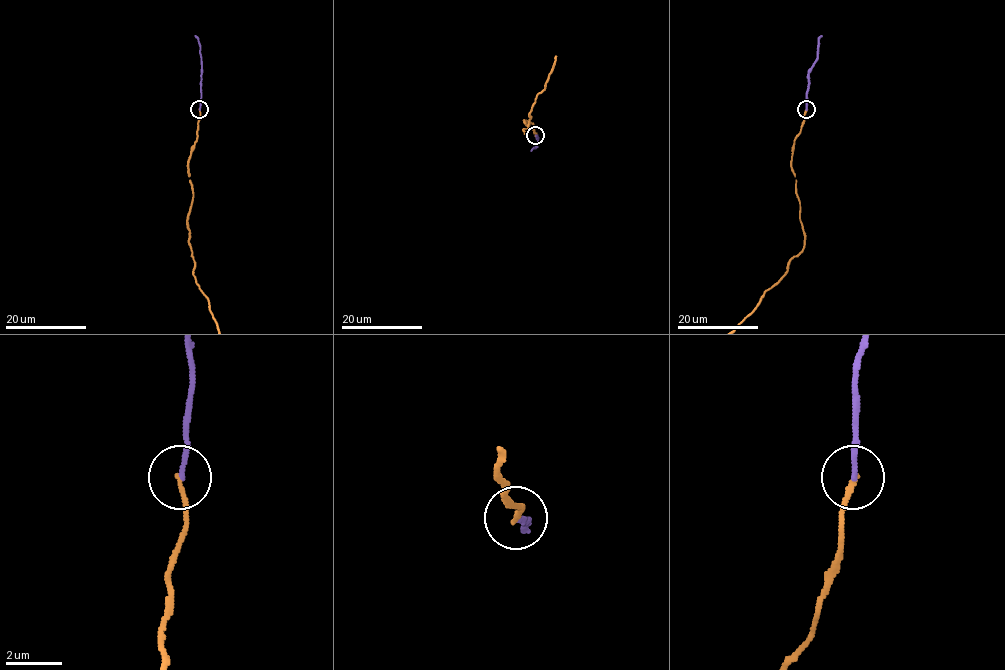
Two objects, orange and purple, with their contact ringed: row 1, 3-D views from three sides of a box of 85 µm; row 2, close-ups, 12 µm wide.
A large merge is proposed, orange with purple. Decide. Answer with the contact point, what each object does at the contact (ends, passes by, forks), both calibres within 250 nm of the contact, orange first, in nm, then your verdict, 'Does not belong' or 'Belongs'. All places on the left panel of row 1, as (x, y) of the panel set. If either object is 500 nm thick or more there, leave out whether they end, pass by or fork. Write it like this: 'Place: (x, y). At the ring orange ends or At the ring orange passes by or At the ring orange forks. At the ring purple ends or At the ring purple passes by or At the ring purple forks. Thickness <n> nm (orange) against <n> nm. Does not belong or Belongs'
Place: (199, 109). At the ring orange ends. At the ring purple ends. Thickness 170 nm (orange) against 180 nm. Does not belong

